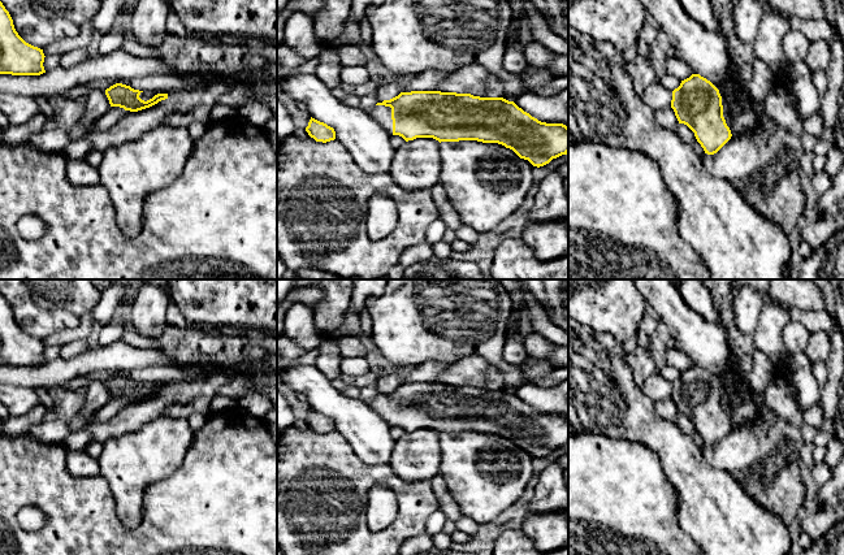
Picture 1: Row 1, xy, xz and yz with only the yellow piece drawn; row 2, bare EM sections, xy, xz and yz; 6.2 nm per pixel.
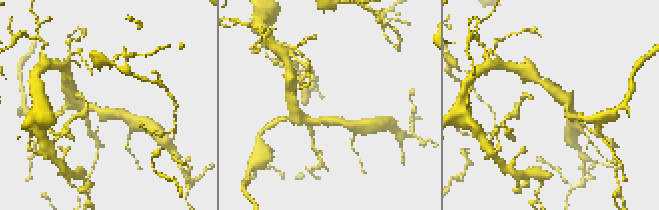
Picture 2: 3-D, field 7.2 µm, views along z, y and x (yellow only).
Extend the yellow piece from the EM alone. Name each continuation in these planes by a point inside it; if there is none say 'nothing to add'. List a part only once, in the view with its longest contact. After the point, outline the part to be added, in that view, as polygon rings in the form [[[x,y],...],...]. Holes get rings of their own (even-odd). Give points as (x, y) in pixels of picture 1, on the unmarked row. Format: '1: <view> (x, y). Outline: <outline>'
1: xz (381, 406). Outline: [[[375,396],[367,406],[393,426],[391,399],[385,396]]]

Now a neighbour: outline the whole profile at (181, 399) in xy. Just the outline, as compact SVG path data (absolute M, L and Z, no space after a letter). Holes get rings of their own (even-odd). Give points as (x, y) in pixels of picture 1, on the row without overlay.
M211 373L204 382L173 382L165 391L138 402L129 403L105 422L94 422L72 433L64 447L70 451L86 451L88 443L105 443L114 435L139 430L144 424L160 416L187 416L212 413L212 403L220 386L228 382L222 373Z

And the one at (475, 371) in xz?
M467 356L451 363L437 382L471 385L480 389L503 389L506 383L505 374L481 356Z

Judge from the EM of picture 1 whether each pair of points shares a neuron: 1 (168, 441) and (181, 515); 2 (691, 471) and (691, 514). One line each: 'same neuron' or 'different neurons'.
1: different neurons
2: same neuron

